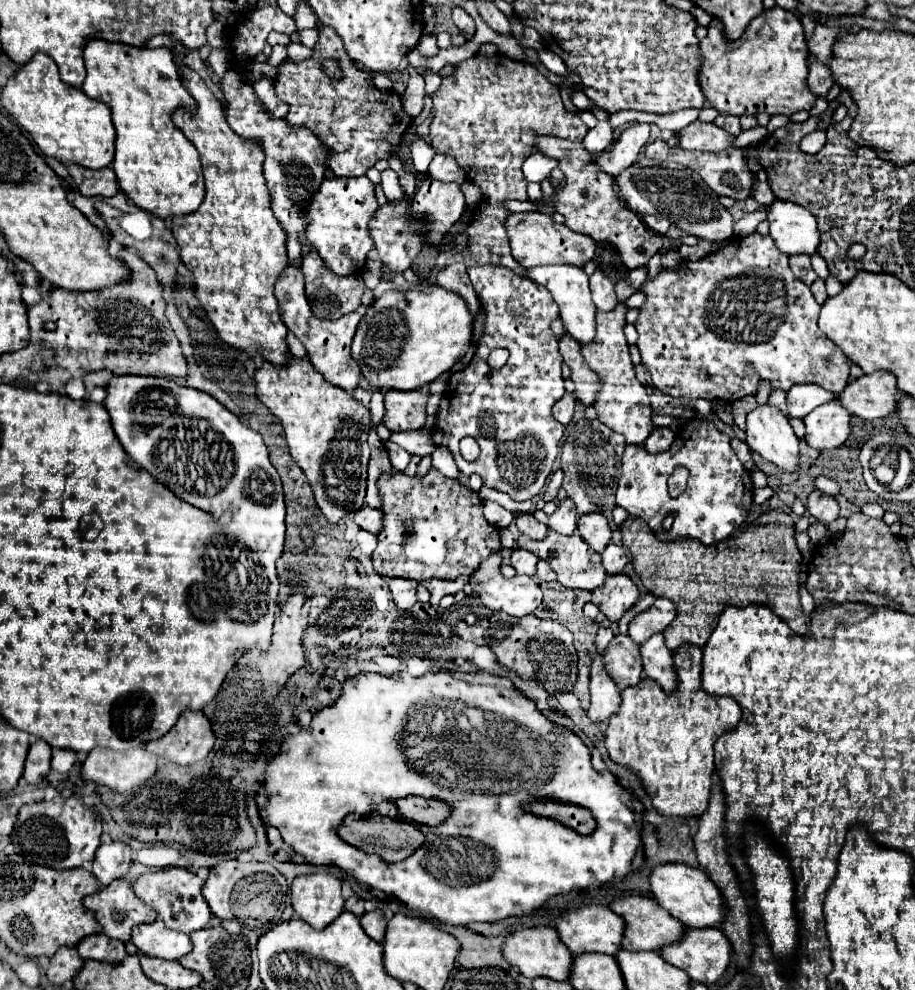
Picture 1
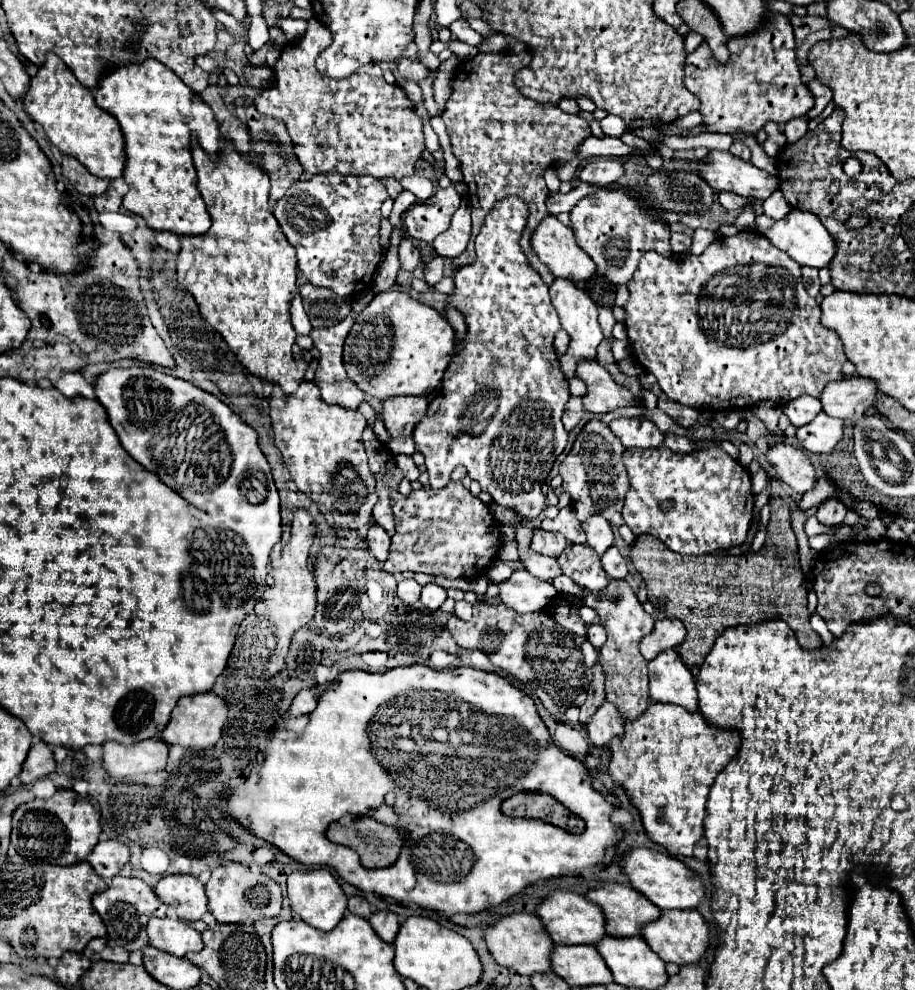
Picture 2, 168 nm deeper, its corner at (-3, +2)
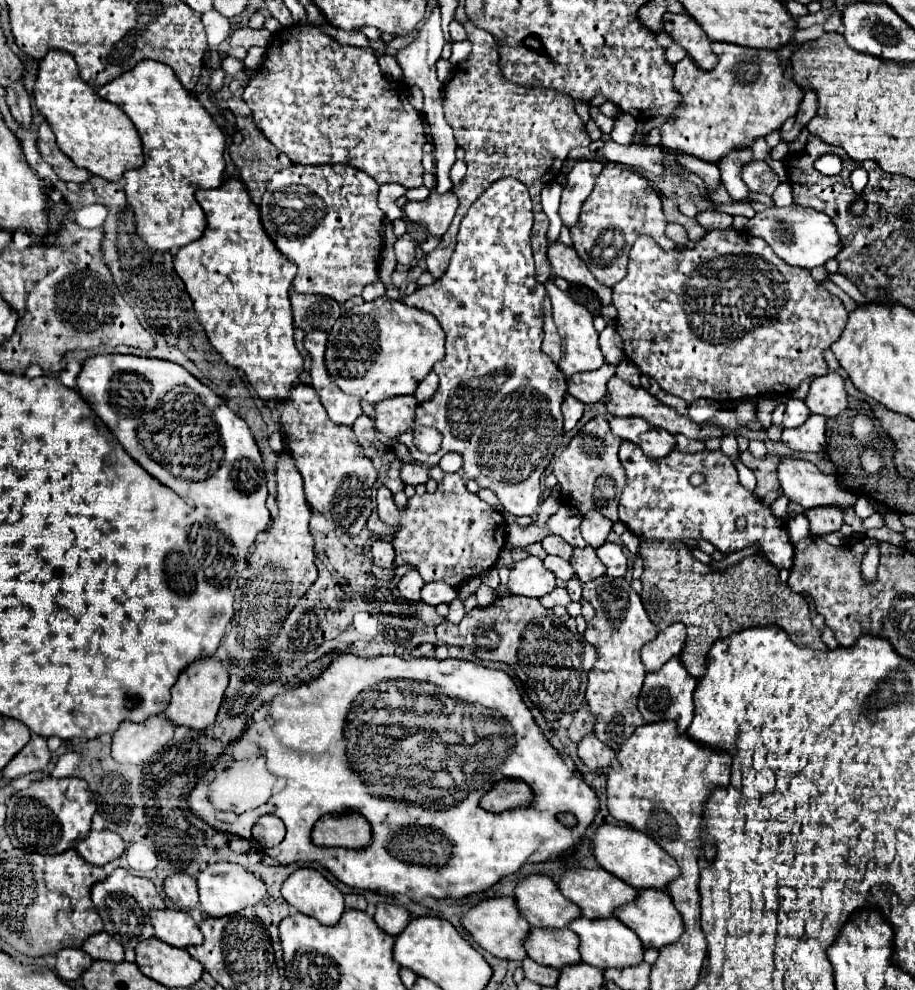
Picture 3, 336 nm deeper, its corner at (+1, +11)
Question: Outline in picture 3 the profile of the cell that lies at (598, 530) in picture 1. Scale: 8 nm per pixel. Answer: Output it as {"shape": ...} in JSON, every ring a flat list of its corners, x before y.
{"shape":[[587,512,581,520,581,534,585,542,593,548,599,548,607,542,607,536,611,532,611,522,601,512]]}

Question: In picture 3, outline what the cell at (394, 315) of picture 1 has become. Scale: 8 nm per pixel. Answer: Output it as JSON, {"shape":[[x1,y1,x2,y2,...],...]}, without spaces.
{"shape":[[383,296,339,316,327,336,325,366,341,392,377,404,393,396,413,394,419,382,433,370,433,364,445,356,443,344,443,330,433,316]]}

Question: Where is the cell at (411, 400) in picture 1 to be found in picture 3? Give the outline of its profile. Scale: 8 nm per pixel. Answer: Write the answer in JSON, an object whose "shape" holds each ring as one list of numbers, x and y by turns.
{"shape":[[395,396,395,400,383,400,383,404,375,406,375,428,387,438,397,438,413,428,415,408,415,396]]}

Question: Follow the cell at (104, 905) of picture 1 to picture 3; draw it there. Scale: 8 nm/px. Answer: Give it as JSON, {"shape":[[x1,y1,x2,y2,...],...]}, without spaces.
{"shape":[[115,868,111,876,107,876,103,882,97,882,91,890,91,900,105,924,105,932,123,944,123,948,135,948,139,942,151,938,153,926,149,922,149,912,153,908,165,908,165,900,155,890,151,880,133,876,123,868]]}

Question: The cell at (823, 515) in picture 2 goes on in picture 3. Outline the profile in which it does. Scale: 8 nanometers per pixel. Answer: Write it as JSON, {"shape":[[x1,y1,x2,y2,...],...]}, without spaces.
{"shape":[[811,508,811,512,805,514,809,518,809,530,813,536,839,532,843,526,843,514,835,512,835,508]]}

